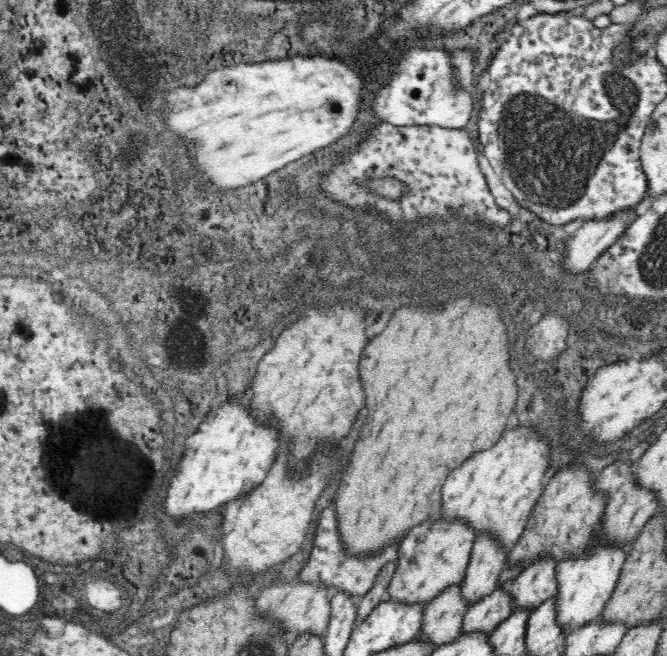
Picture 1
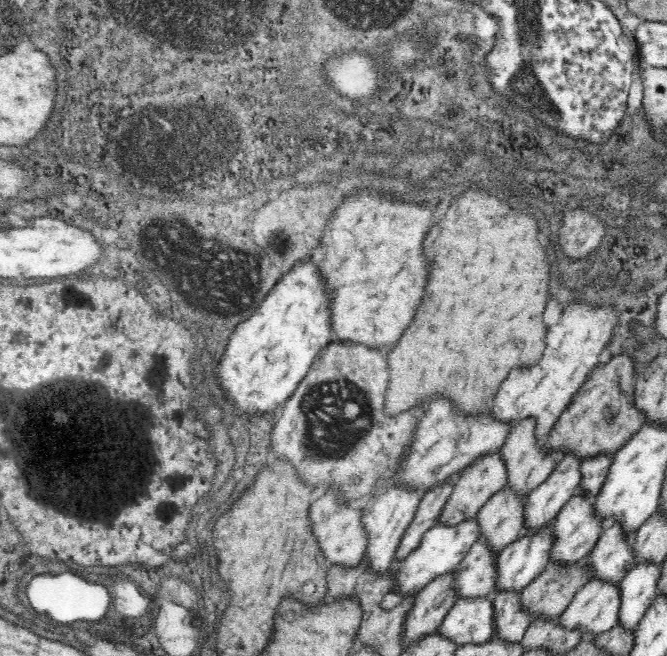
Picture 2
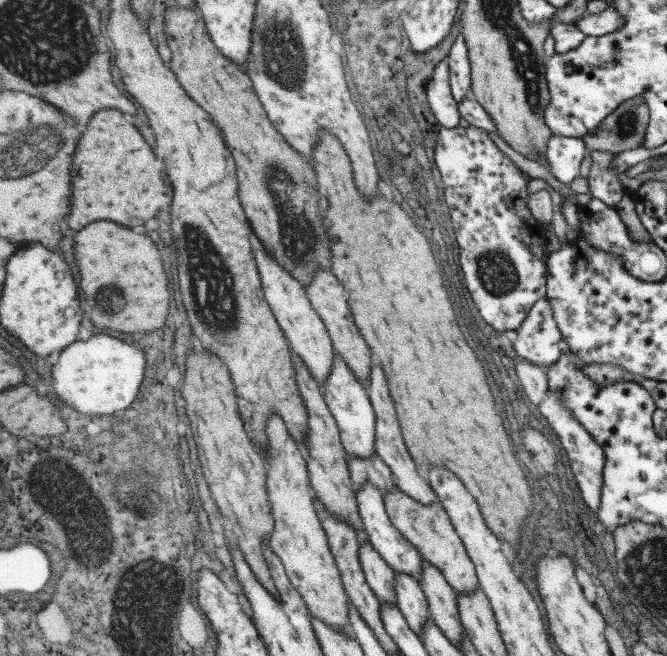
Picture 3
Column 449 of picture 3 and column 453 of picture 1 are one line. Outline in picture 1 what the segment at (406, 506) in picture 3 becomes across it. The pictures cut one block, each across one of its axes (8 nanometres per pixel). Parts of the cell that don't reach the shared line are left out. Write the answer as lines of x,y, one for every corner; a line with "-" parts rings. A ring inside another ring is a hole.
444,516
442,520
434,520
430,530
428,524
414,528
398,546
396,574
392,576
386,588
388,598
404,606
430,604
448,588
462,586
474,542
476,542
476,534
468,524
460,520
444,520

